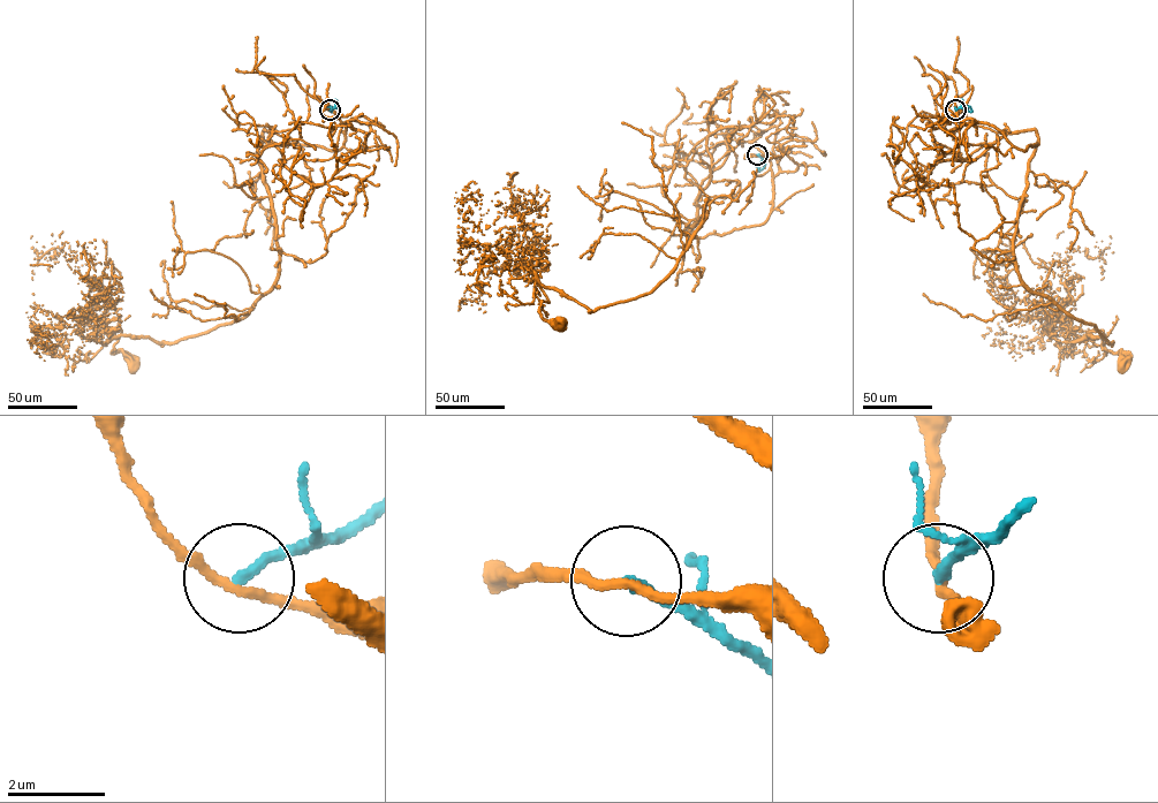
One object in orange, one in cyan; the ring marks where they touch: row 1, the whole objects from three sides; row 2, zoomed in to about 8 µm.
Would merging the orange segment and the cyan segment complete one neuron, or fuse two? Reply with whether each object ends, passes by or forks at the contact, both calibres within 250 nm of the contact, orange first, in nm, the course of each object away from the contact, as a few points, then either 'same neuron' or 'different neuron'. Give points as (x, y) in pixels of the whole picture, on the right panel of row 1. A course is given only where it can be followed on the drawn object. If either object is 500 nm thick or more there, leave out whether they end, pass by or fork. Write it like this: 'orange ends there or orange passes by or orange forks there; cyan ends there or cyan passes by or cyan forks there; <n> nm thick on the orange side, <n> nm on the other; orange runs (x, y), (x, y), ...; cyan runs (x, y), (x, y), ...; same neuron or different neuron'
orange passes by; cyan ends there; 180 nm thick on the orange side, 200 nm on the other; orange runs (955, 110), (1023, 150), (1038, 141), (1015, 270), (1112, 346), (1083, 338), (1102, 330), (1121, 368); cyan runs (955, 110), (969, 106), (971, 111), (966, 107); different neuron

